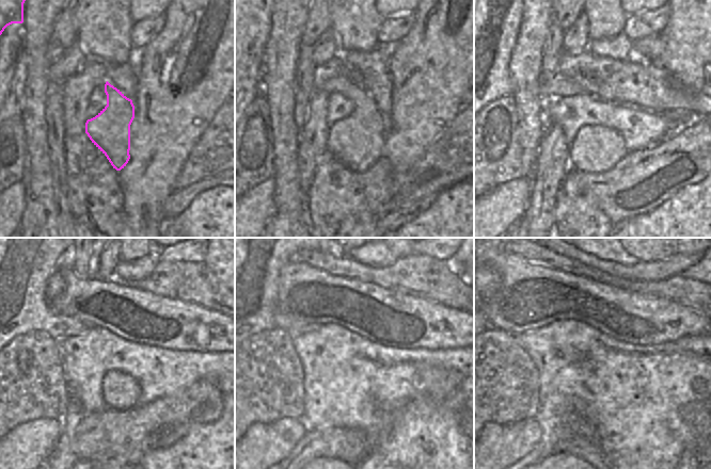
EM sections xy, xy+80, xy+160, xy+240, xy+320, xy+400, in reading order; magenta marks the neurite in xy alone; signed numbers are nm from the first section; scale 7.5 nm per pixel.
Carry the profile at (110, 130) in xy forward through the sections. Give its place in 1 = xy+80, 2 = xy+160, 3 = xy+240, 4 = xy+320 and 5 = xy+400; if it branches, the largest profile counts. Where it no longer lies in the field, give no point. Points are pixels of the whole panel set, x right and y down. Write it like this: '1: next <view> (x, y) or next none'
1: next xy+80 (358, 141)
2: next xy+160 (596, 148)
3: next xy+240 (17, 259)
4: next xy+320 (256, 259)
5: next xy+400 (678, 263)

